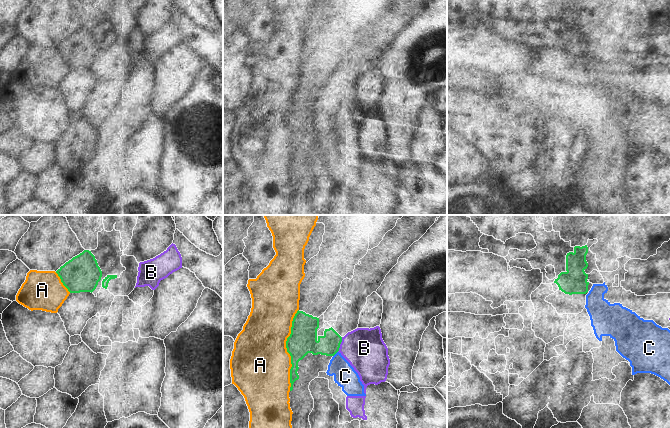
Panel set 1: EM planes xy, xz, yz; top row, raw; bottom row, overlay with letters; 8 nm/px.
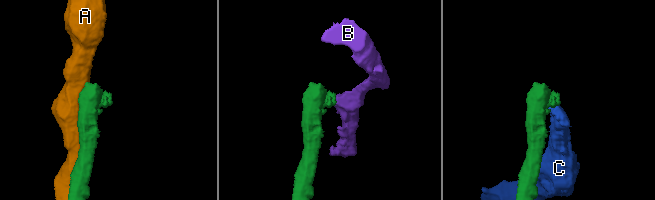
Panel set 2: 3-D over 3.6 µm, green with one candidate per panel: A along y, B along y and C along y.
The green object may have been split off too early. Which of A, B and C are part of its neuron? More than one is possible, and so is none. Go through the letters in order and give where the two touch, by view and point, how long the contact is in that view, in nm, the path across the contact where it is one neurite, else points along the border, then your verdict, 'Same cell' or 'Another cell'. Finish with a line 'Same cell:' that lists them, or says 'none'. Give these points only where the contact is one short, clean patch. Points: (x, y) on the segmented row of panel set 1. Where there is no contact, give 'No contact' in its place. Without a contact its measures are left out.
A: Touches green at xz (287, 350). Shared border 650 nm. Another cell
B: Touches green at xz (340, 343). Shared border 130 nm. Boundary: xz (342, 337), (337, 351). Another cell
C: Touches green at xz (335, 353). Shared border 60 nm. Boundary: xz (337, 351), (333, 356). Another cell
Same cell: none

